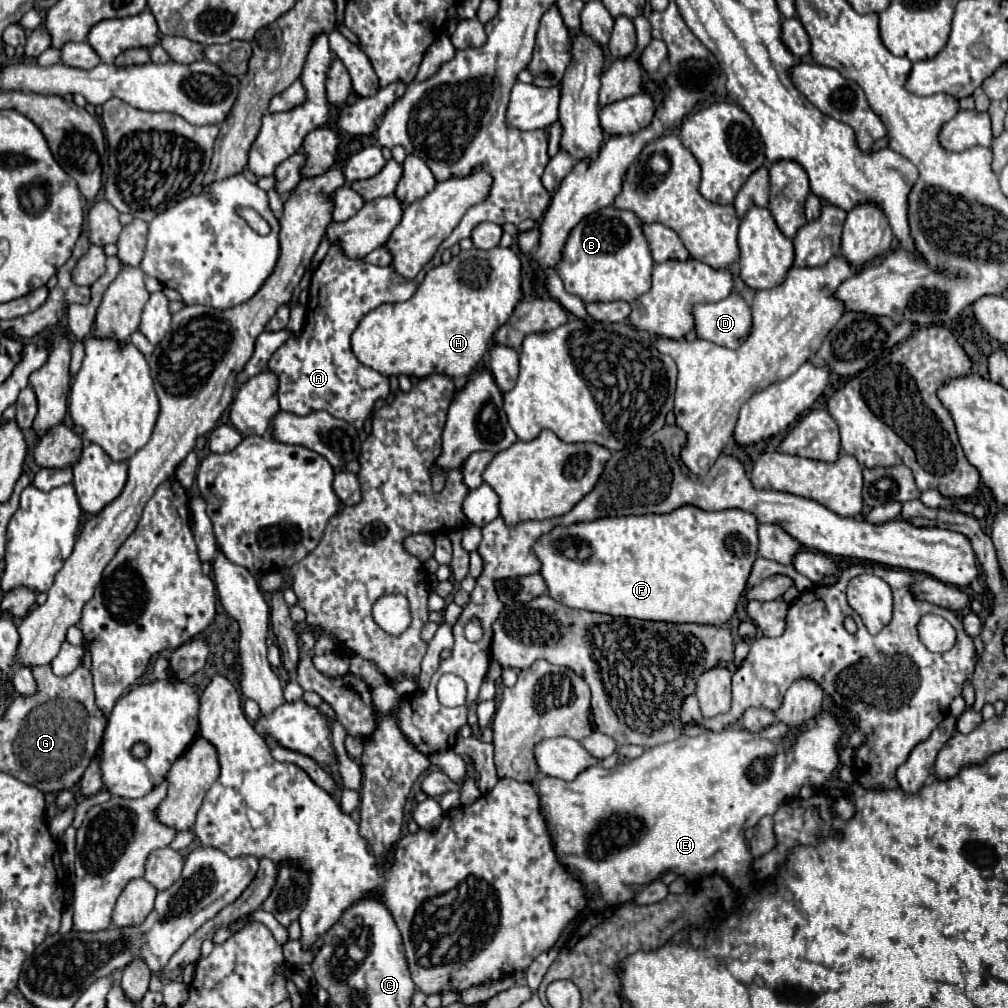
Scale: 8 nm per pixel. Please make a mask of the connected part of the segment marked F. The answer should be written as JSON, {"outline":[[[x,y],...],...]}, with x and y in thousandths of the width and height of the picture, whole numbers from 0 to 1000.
{"outline":[[[675,502],[663,510],[637,510],[637,512],[609,512],[609,514],[591,514],[587,518],[571,518],[565,522],[550,522],[544,530],[538,530],[530,542],[528,550],[536,556],[536,569],[544,581],[544,589],[560,597],[565,603],[577,603],[585,607],[597,607],[605,611],[621,611],[621,613],[635,613],[635,615],[667,615],[667,617],[683,617],[694,615],[694,619],[720,619],[730,605],[734,591],[738,589],[740,575],[744,571],[744,563],[750,552],[750,528],[752,518],[744,508],[738,506],[714,506],[714,508],[700,508],[692,502]]]}

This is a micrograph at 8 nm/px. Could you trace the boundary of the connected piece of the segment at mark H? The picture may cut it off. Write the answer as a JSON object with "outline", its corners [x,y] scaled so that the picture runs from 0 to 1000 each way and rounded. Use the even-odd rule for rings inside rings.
{"outline":[[[488,246],[488,248],[458,248],[444,262],[429,266],[421,280],[415,284],[413,292],[395,302],[377,302],[365,310],[349,331],[349,349],[353,355],[381,373],[413,373],[421,375],[429,369],[440,369],[442,373],[456,375],[470,369],[476,357],[484,349],[484,341],[490,329],[506,315],[512,302],[518,298],[518,260],[508,246]]]}

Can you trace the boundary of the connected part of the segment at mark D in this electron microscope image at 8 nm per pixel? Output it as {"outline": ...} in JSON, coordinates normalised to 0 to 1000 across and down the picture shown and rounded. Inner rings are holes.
{"outline":[[[734,292],[687,306],[690,333],[718,345],[732,345],[746,325],[746,310]]]}

